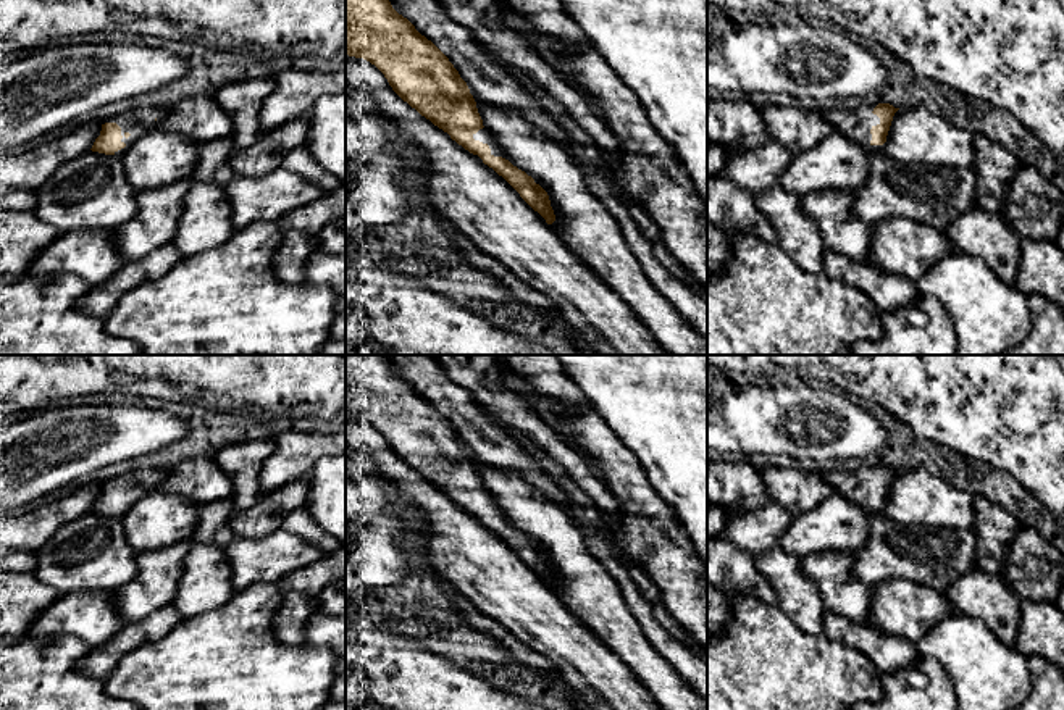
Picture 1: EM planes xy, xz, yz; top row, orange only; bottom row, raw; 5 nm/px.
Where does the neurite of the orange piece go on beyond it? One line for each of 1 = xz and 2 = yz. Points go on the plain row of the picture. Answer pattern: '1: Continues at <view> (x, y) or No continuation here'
1: Continues at xz (485, 497)
2: Continues at yz (856, 486)

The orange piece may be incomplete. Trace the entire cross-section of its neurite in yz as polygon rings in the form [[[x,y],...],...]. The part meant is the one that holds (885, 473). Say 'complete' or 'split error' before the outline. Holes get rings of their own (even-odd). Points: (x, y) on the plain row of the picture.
split error | [[[873,462],[856,471],[827,471],[825,481],[849,502],[857,503],[872,515],[880,515],[885,512],[886,497],[898,471],[890,465]]]

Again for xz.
split error | [[[346,355],[346,416],[363,420],[375,426],[404,463],[434,487],[447,494],[452,502],[473,515],[481,524],[502,537],[520,555],[520,558],[546,581],[547,586],[555,583],[547,553],[536,545],[531,537],[507,521],[505,513],[501,510],[494,495],[483,487],[476,463],[470,455],[467,444],[460,439],[449,420],[431,402],[421,397],[407,379],[399,376],[392,370],[389,360],[383,355]]]

